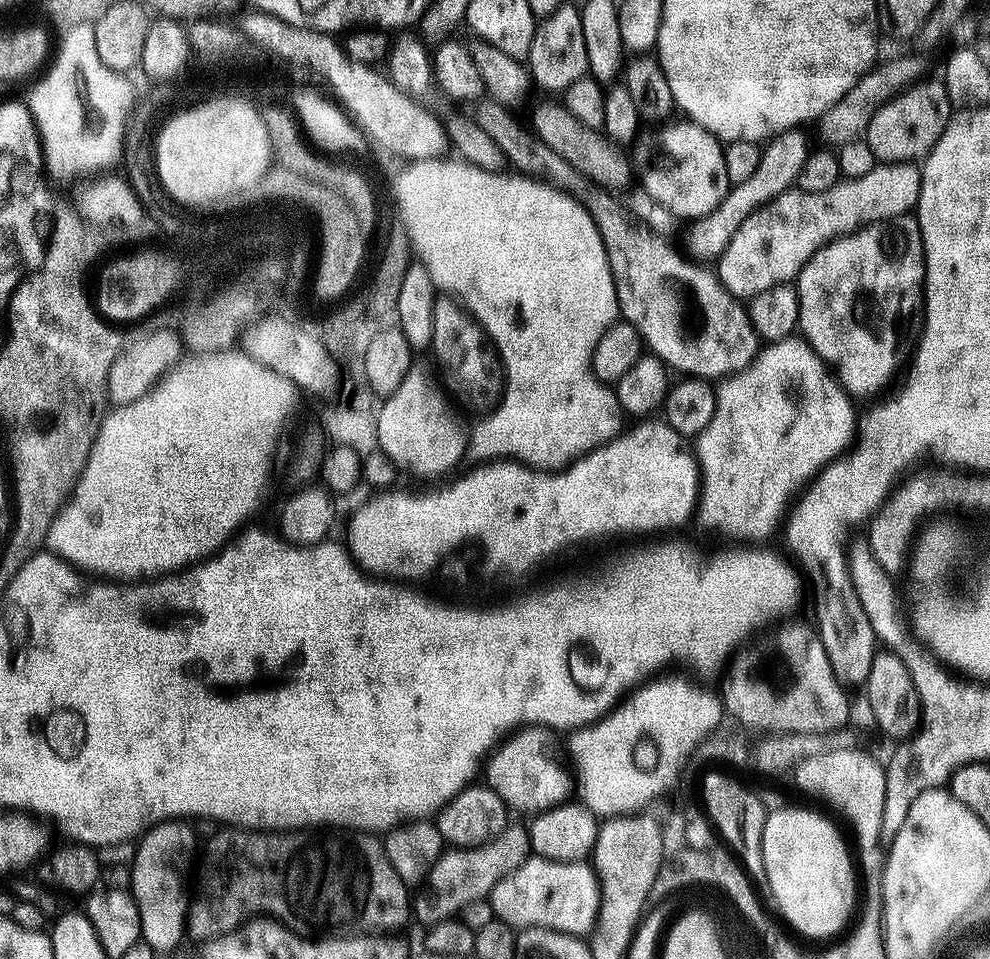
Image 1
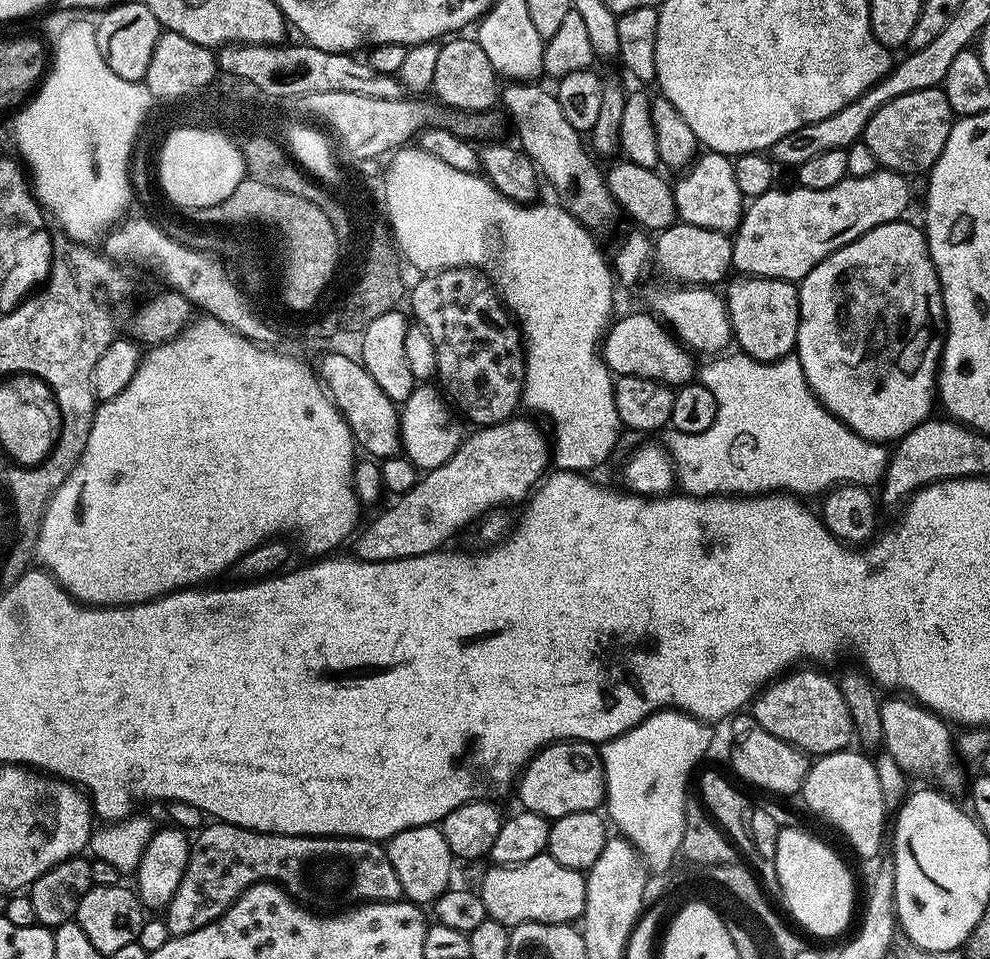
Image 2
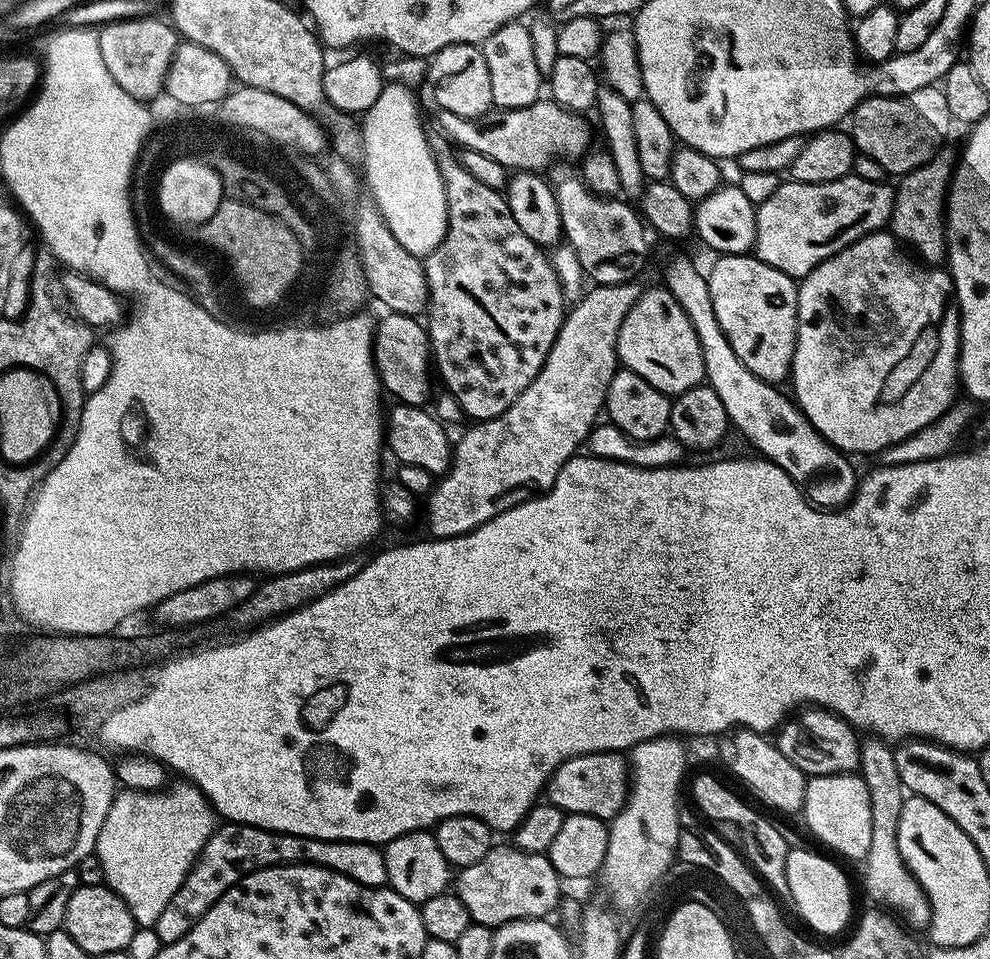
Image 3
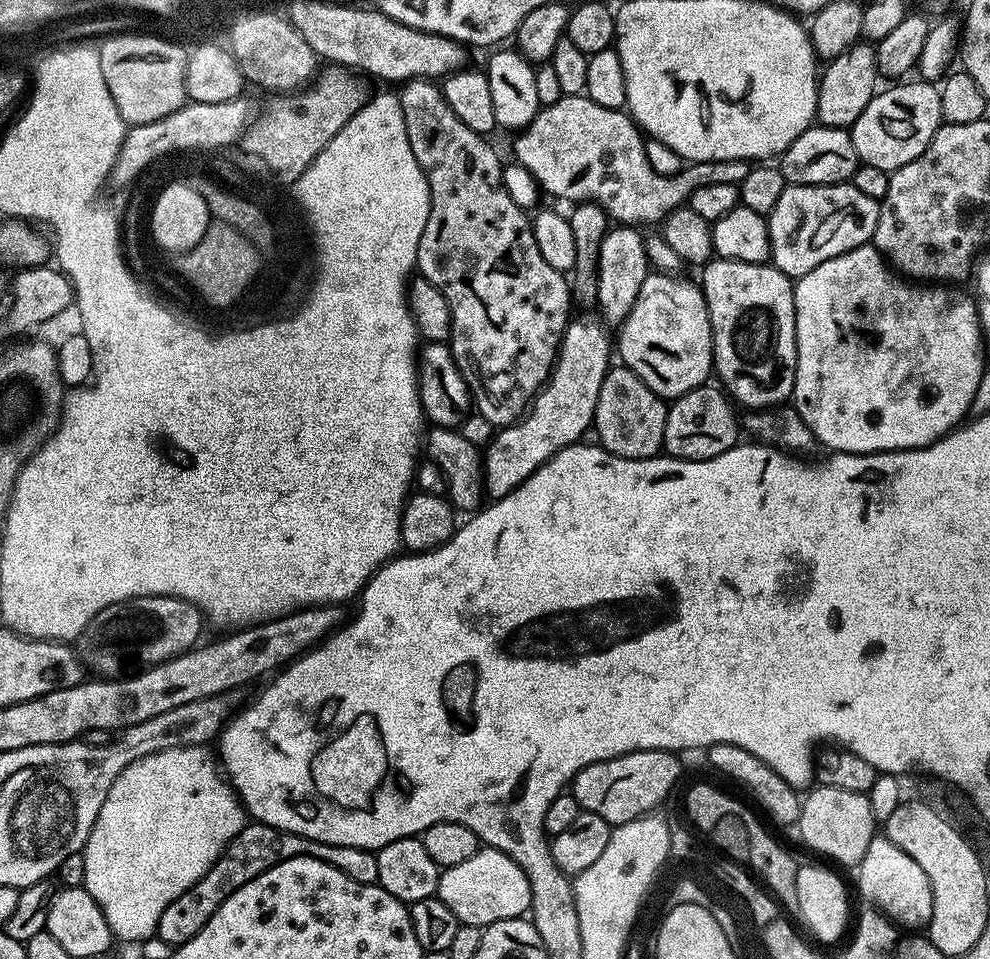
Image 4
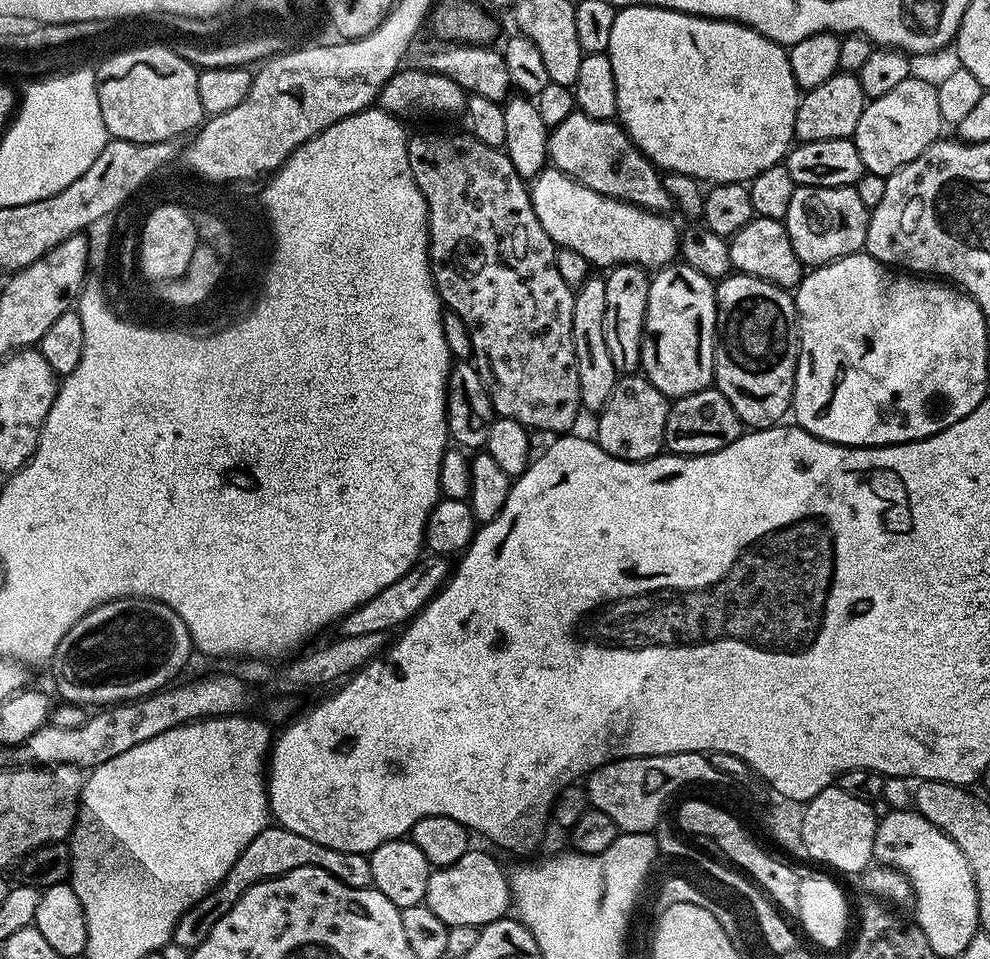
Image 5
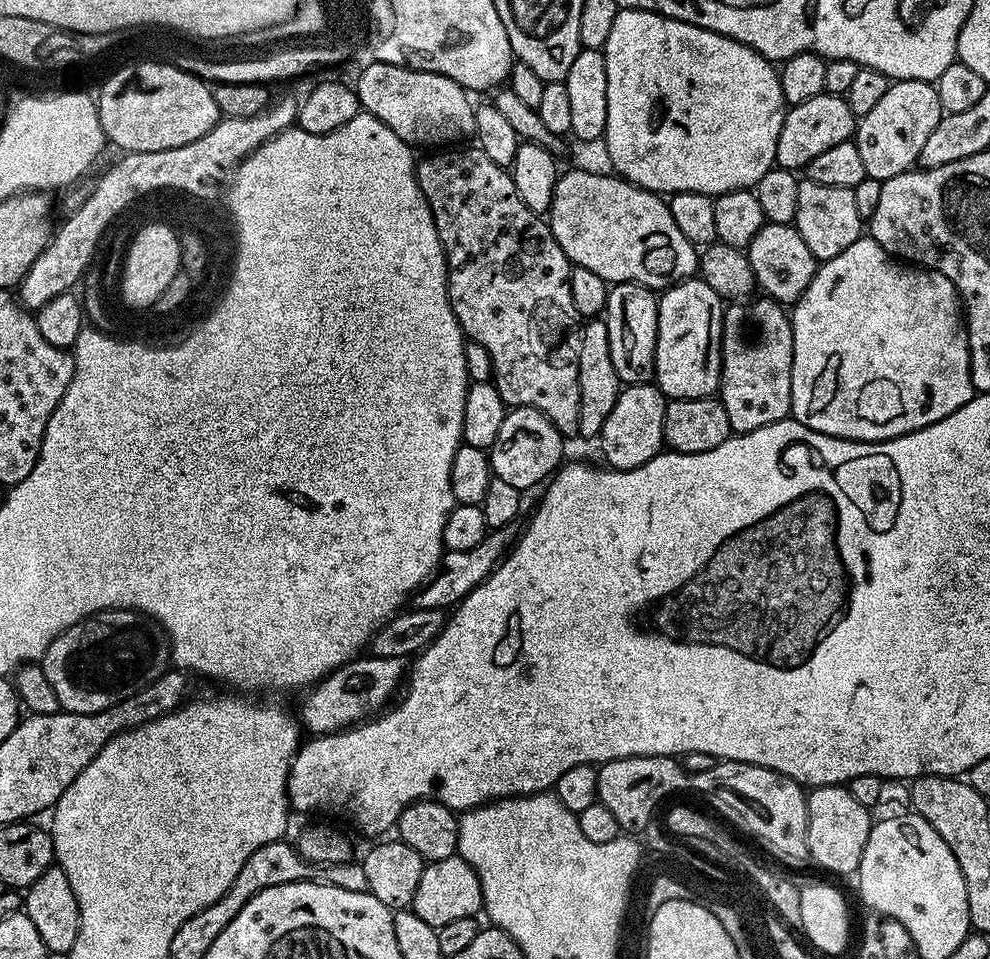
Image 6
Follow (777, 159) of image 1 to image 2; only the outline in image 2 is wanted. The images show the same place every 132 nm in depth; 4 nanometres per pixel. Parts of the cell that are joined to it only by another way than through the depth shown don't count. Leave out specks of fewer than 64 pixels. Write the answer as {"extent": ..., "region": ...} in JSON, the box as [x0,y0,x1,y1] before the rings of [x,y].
{"extent":[654,222,733,286],"region":[[[677,222],[669,228],[661,228],[654,236],[654,264],[664,276],[669,276],[669,281],[680,286],[716,286],[719,280],[727,281],[728,272],[733,271],[732,267],[732,236],[727,232],[710,230],[702,226]]]}

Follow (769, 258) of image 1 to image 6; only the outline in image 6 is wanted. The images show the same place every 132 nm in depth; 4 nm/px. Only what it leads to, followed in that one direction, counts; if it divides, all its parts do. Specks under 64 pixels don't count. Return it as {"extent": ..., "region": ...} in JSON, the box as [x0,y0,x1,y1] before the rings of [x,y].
{"extent":[794,178,862,262],"region":[[[804,178],[798,186],[798,214],[794,227],[798,234],[802,234],[802,242],[810,246],[810,254],[814,254],[817,261],[823,262],[842,254],[846,246],[850,246],[862,235],[862,218],[858,214],[858,205],[854,203],[851,188],[838,186],[822,186],[818,182]]]}

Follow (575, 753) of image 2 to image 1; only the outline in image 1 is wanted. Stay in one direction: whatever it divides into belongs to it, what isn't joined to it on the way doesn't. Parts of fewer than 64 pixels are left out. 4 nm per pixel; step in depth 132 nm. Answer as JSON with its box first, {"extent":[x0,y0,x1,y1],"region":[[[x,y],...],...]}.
{"extent":[482,726,573,814],"region":[[[524,726],[513,731],[507,738],[501,739],[487,757],[486,767],[482,772],[482,776],[488,779],[485,780],[487,787],[493,788],[498,794],[498,798],[502,798],[504,805],[513,813],[528,812],[527,814],[535,814],[545,812],[565,803],[571,797],[568,796],[571,792],[573,795],[573,777],[567,767],[564,769],[560,765],[560,760],[556,757],[556,740],[552,736],[555,735],[543,726]]]}

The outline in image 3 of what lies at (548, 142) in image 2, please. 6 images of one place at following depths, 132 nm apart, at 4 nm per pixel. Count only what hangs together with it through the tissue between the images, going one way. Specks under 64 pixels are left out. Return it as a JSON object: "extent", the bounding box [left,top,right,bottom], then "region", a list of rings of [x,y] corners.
{"extent":[555,175,648,285],"region":[[[579,175],[564,176],[555,181],[558,198],[558,214],[562,214],[562,226],[567,247],[578,254],[578,262],[582,266],[585,277],[593,285],[626,284],[637,279],[636,275],[644,268],[644,259],[648,256],[648,240],[644,237],[646,225],[637,209],[624,198],[605,198],[601,193],[592,192],[584,185]]]}

